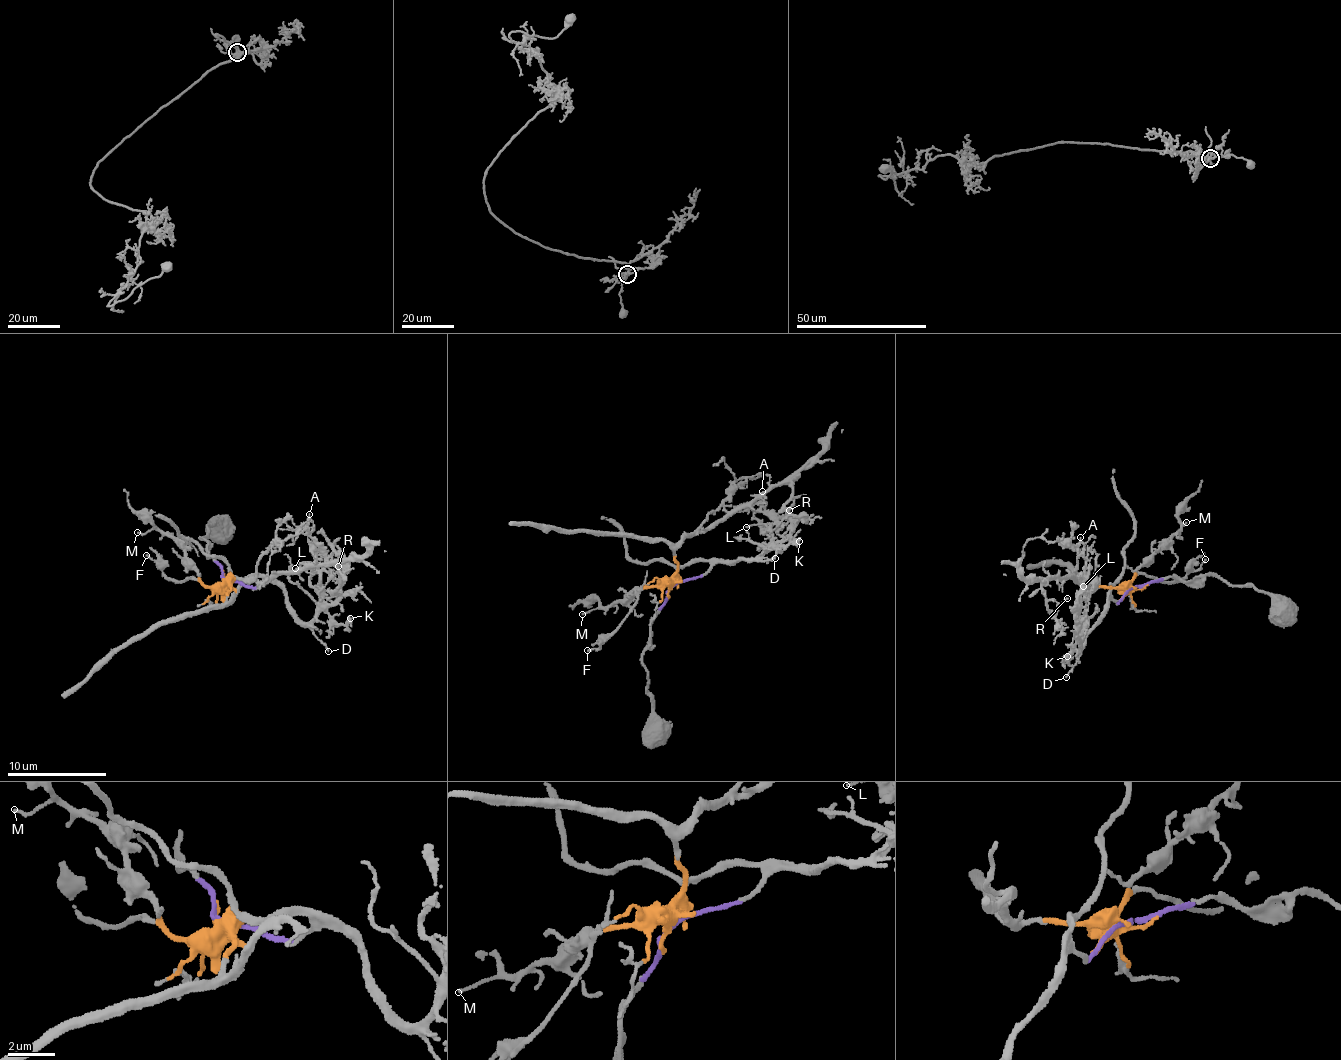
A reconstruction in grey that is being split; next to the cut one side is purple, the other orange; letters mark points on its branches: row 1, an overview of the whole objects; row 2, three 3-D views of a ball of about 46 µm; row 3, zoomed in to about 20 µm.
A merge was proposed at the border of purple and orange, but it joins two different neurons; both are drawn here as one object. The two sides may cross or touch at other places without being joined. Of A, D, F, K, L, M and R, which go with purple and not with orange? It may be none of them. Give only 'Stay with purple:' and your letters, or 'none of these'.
Stay with purple: A, D, K, L

